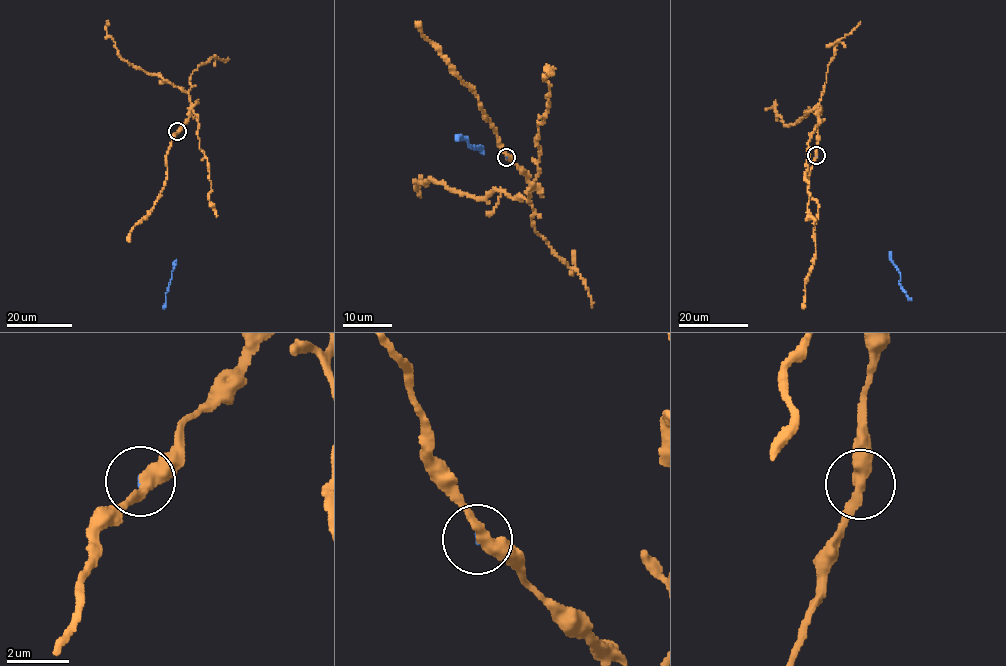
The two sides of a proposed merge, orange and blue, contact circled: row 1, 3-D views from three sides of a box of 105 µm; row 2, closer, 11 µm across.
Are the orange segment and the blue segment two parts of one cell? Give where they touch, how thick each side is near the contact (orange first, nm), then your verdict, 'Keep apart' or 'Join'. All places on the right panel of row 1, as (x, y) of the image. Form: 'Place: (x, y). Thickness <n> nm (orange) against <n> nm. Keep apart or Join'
Place: (816, 155). Thickness 400 nm (orange) against 70 nm. Keep apart

